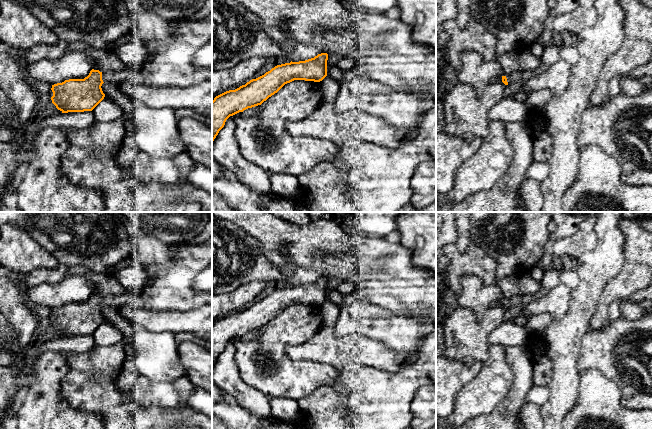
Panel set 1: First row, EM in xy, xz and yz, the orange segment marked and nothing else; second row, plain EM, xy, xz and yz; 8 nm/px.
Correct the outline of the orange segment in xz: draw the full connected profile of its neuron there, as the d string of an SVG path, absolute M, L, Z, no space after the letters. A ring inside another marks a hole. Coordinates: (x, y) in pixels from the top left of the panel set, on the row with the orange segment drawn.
M321 53L305 61L277 65L245 85L216 96L212 101L212 140L230 116L261 105L285 84L294 80L322 81L327 76L327 60L328 54Z

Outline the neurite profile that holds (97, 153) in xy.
M94 149L92 152L93 156L97 159L102 158L105 155L116 156L117 152L115 150L107 150L107 149Z

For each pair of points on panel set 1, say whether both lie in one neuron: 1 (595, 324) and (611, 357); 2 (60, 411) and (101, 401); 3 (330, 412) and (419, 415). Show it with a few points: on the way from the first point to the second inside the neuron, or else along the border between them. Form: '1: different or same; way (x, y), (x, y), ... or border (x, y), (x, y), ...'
1: different; border (610, 321), (600, 329), (590, 329)
2: different; border (59, 389), (60, 395), (71, 407), (96, 414)
3: different; border (417, 392), (411, 403), (411, 418)

